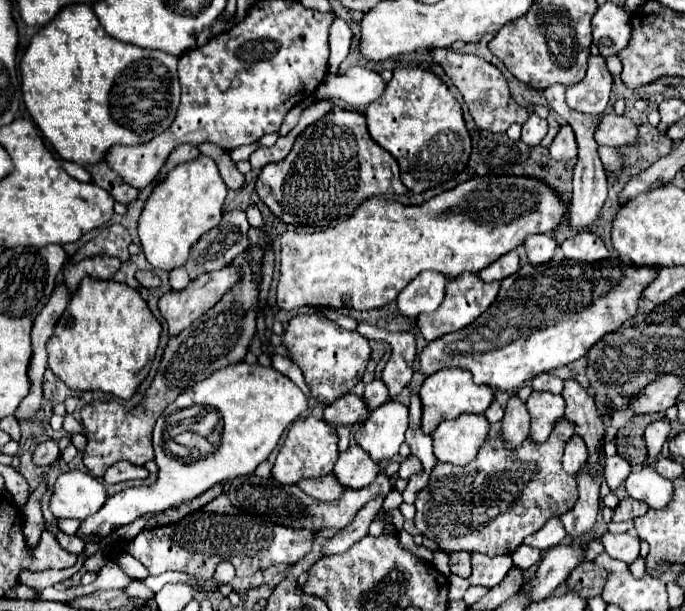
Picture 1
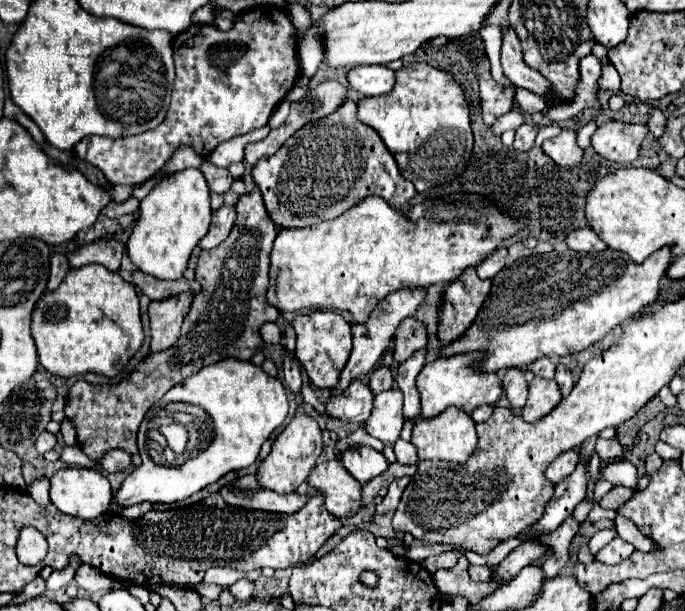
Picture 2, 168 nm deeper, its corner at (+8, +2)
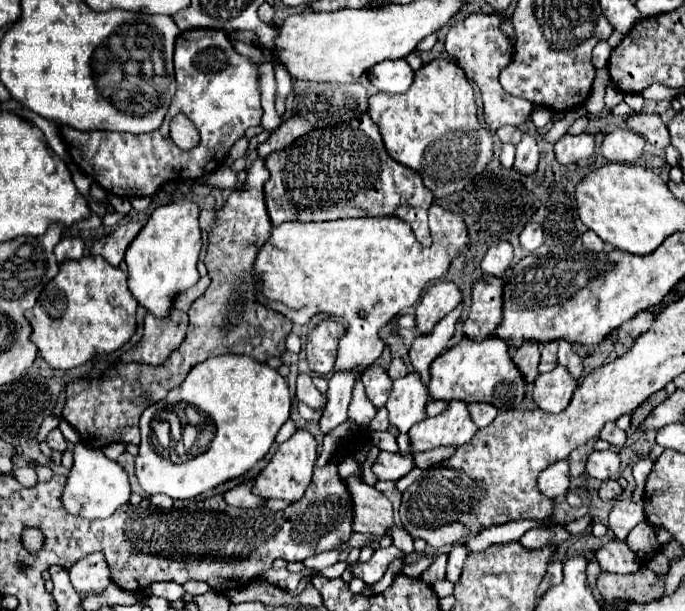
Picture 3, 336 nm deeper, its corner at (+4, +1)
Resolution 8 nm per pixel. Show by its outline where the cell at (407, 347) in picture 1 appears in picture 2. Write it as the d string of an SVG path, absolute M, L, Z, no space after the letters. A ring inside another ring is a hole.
M414 316L404 318L394 336L394 358L408 360L416 350L424 348L428 342L426 324Z

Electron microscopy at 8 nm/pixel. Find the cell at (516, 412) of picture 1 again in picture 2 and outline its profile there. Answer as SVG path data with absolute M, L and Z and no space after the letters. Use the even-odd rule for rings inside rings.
M522 368L504 370L502 384L504 384L504 394L510 400L512 408L522 408L528 396L528 382L524 378L524 370Z

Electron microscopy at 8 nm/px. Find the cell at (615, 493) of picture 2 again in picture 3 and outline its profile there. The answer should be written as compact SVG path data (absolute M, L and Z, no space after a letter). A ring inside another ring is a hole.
M614 479L602 483L602 487L600 487L600 491L598 491L598 495L600 495L602 501L616 501L616 499L622 497L622 493L624 493L624 489L622 489L622 487L618 485L618 481L614 481Z

